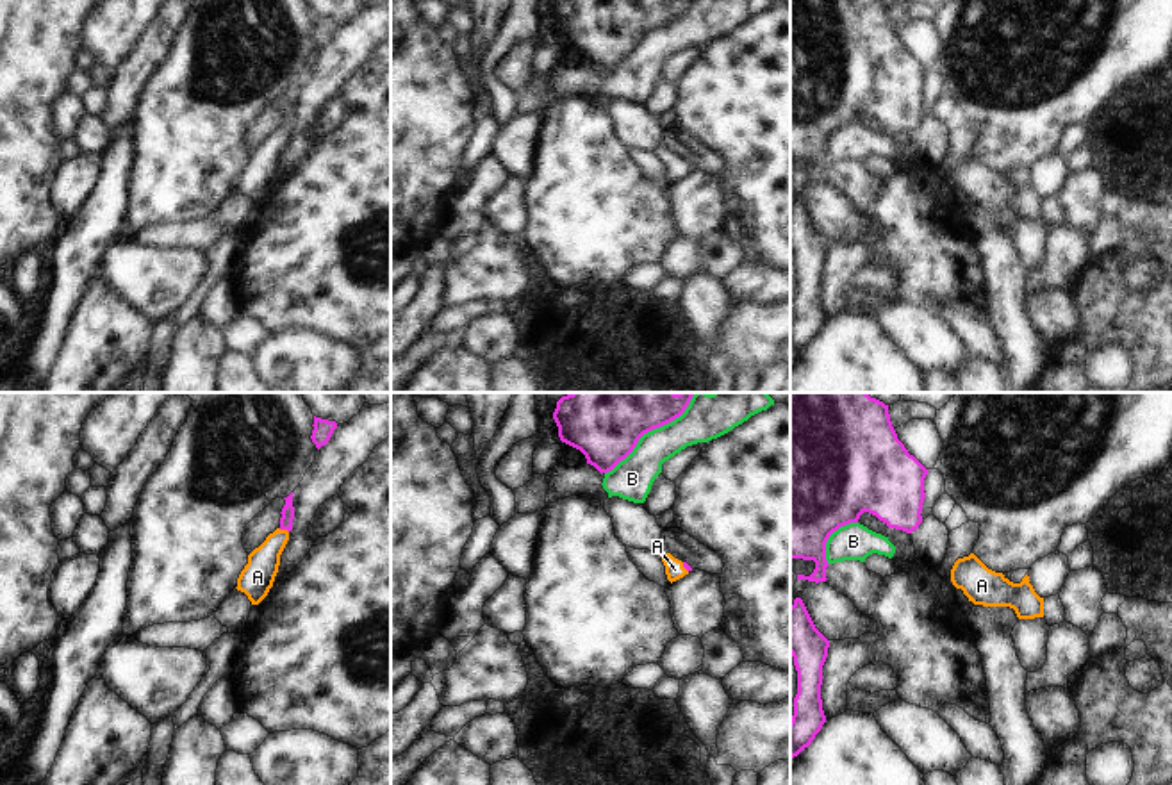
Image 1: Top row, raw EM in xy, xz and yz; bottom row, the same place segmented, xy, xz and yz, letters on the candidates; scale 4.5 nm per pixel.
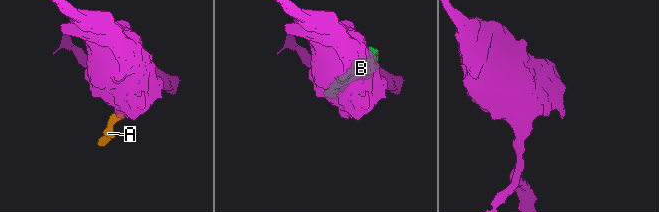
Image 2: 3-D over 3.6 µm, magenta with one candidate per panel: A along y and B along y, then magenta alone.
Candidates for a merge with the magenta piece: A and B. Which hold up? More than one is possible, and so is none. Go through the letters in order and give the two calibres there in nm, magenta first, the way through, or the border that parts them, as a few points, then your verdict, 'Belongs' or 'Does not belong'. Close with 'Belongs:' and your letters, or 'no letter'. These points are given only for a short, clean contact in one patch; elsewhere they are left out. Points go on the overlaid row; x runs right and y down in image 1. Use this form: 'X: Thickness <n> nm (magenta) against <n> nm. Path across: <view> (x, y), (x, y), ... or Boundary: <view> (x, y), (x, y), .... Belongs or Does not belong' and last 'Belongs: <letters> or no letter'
A: Thickness 60 nm (magenta) against 150 nm. Path across: xy (288, 512), (284, 528), (257, 577). Belongs
B: Thickness 440 nm (magenta) against 200 nm. Does not belong
Belongs: A

